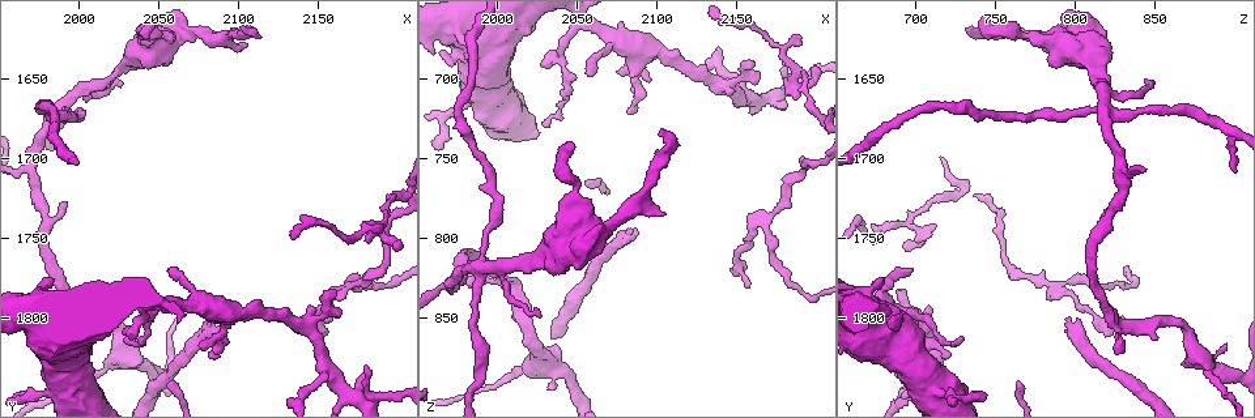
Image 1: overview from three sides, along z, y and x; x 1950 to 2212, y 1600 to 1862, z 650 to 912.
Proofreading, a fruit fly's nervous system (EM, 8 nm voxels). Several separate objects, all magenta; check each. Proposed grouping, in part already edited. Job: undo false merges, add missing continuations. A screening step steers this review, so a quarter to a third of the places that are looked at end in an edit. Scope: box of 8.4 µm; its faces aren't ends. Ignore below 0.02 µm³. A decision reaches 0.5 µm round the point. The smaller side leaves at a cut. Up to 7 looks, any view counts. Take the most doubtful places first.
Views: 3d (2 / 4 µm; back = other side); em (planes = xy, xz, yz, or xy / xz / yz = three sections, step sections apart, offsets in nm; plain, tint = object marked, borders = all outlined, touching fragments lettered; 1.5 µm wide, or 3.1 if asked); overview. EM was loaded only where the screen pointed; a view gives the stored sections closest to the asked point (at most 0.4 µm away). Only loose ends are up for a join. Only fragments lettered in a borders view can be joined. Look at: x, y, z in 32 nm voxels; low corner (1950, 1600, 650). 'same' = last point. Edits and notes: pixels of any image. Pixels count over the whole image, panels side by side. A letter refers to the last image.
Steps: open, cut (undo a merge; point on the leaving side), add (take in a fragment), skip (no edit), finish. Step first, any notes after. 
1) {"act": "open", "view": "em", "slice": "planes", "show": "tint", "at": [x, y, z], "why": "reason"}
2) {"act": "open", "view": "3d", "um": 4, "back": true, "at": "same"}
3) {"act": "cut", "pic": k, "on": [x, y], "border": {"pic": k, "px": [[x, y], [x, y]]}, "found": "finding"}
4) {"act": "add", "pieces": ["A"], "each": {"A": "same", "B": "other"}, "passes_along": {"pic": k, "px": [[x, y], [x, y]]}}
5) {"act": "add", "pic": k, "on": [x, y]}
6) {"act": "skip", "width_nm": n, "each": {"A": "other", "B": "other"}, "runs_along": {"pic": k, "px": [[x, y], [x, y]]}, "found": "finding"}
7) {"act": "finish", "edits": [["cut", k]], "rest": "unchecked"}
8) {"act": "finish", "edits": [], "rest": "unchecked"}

{"act": "open", "view": "3d", "um": 4, "at": [1990, 1670, 816], "why": "looks like a crossing"}

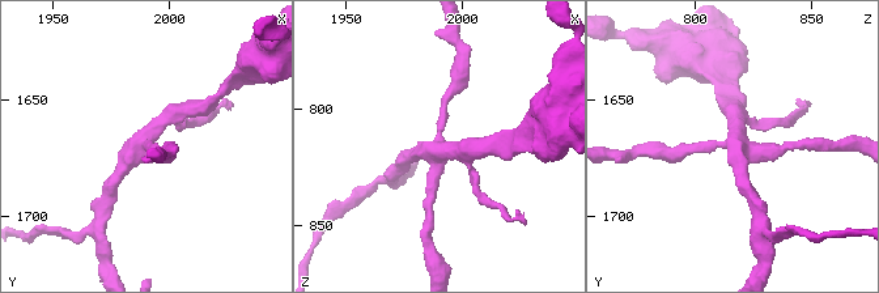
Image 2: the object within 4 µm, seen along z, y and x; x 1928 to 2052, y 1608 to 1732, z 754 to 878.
{"act": "open", "view": "em", "slice": "xy", "step": 8, "show": "tint", "at": [1990, 1668, 816], "why": "now the EM"}

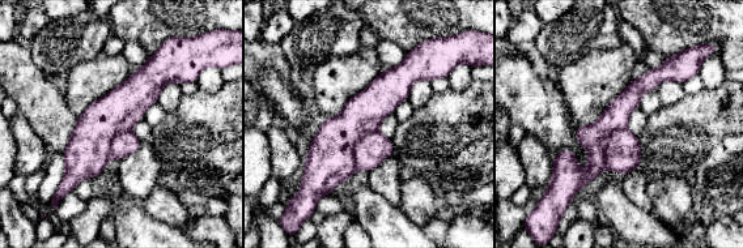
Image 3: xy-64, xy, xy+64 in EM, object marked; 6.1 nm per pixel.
{"act": "open", "view": "em", "slice": "planes", "show": "borders", "at": "same", "why": "cut it another way"}

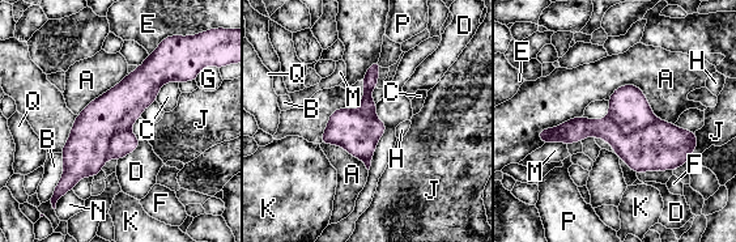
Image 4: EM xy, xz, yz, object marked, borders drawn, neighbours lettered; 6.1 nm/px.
{"act": "cut", "pic": 4, "on": [660, 145], "longest_contact_nm": ["A", 440], "each": {"A": "other", "B": "other", "C": "other", "D": "other", "E": "other", "F": "other", "G": "other", "H": "other", "J": "other", "K": "other", "M": "other", "N": "other", "P": "other", "Q": "other"}, "border": {"pic": 4, "px": [[608, 117], [624, 134], [655, 118]]}, "found": "two cells meet here"}

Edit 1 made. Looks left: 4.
{"act": "open", "view": "3d", "um": 4, "at": [2084, 1800, 794], "why": "end of a long branch"}

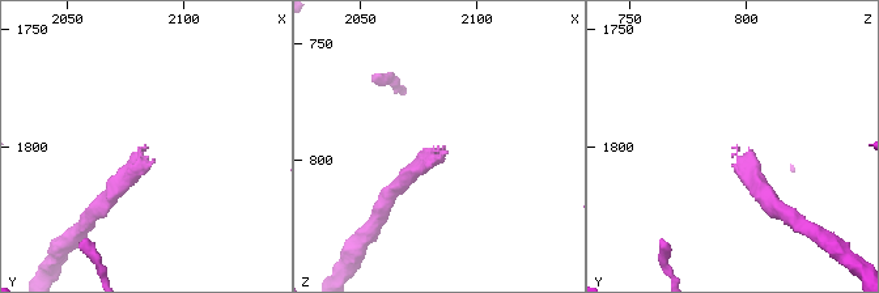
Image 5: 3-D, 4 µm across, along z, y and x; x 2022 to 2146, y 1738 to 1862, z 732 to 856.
{"act": "open", "view": "em", "slice": "yz", "step": 4, "show": "borders", "at": [2084, 1800, 795]}

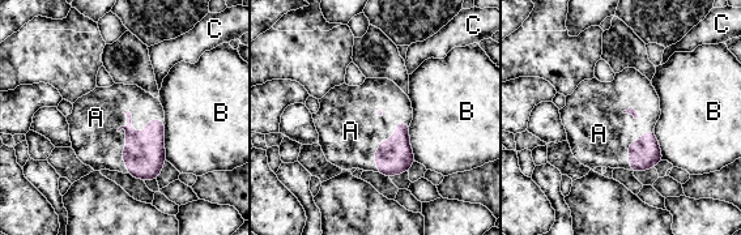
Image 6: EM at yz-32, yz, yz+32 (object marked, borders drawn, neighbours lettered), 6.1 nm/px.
{"act": "add", "pieces": ["A"], "each": {"A": "same", "B": "other", "C": "other"}, "found": "it goes on there"}

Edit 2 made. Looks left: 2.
{"act": "open", "view": "3d", "um": 2, "at": [2160, 1800, 830], "why": "tapers out"}

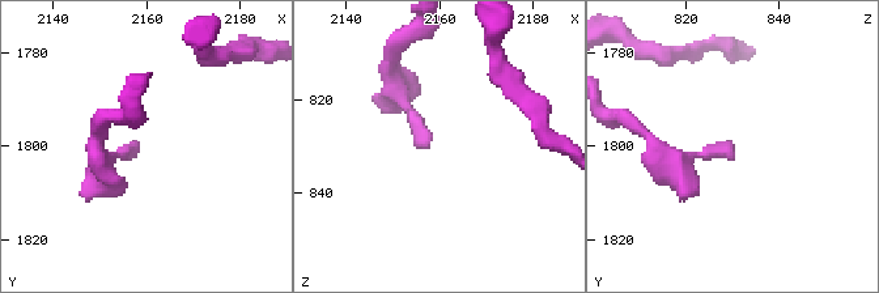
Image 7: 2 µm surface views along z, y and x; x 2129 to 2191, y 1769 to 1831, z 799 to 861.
{"act": "open", "view": "em", "slice": "planes", "show": "borders", "at": [2157, 1799, 829]}

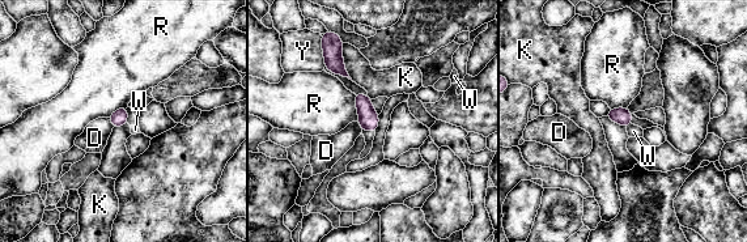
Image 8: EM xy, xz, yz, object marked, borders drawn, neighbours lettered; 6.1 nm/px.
{"act": "skip", "width_nm": 100, "each": {"D": "other", "K": "other", "R": "other", "W": "other", "Y": "other"}, "border": {"pic": 8, "px": [[353, 94], [359, 119]]}, "found": "no lettered fragment goes on from it"}

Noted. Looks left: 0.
{"act": "finish", "edits": [["cut", 4], ["add", 6]], "rest": "unchecked"}

